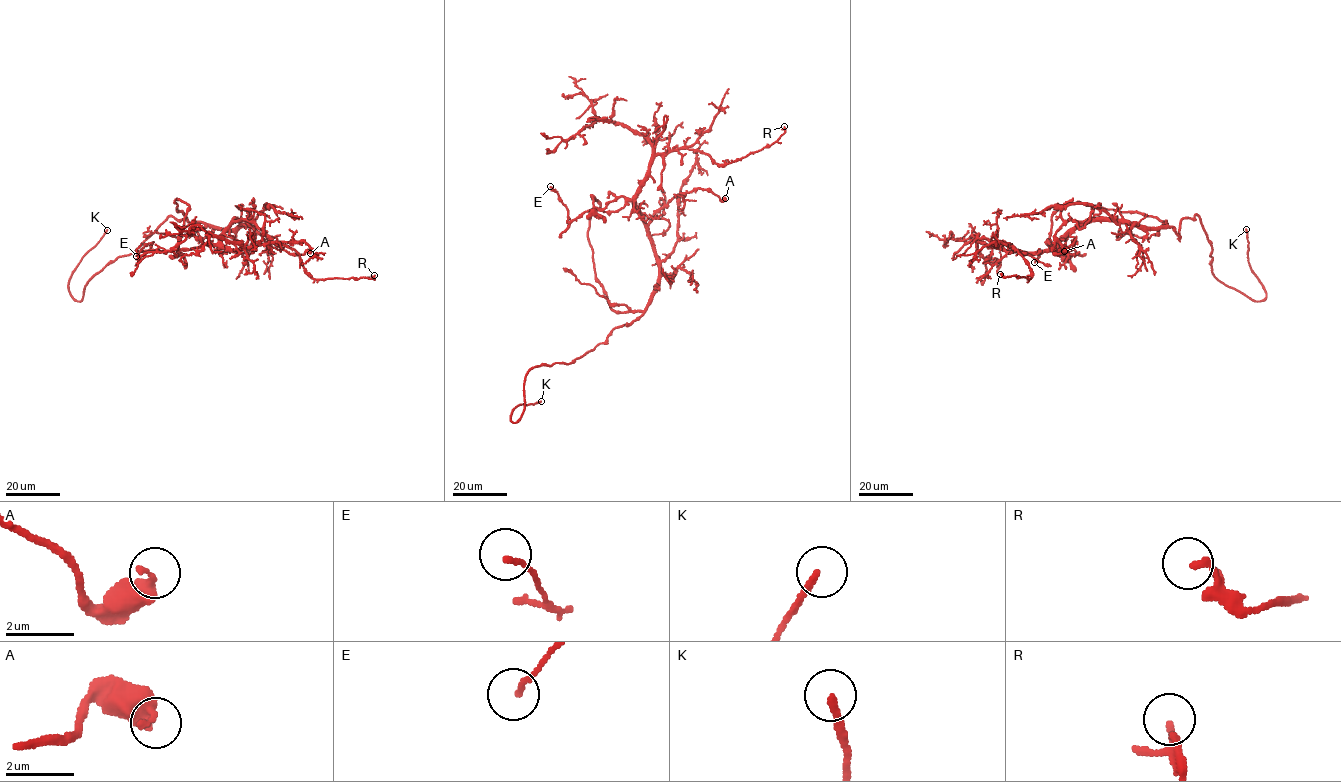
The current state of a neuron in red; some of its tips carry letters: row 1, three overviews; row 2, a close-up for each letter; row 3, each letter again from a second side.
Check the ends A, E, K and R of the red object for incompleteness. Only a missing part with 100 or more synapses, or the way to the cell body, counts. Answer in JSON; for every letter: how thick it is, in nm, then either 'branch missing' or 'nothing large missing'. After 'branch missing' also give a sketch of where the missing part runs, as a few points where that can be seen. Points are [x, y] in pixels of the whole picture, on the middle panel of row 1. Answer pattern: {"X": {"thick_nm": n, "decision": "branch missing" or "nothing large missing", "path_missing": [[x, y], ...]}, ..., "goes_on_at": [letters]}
{"A": {"thick_nm": 400, "decision": "nothing large missing"}, "E": {"thick_nm": 140, "decision": "nothing large missing"}, "K": {"thick_nm": 190, "decision": "branch missing", "path_missing": [[541, 401], [558, 392], [576, 396], [581, 403], [577, 403]]}, "R": {"thick_nm": 120, "decision": "nothing large missing"}, "goes_on_at": ["K"]}

